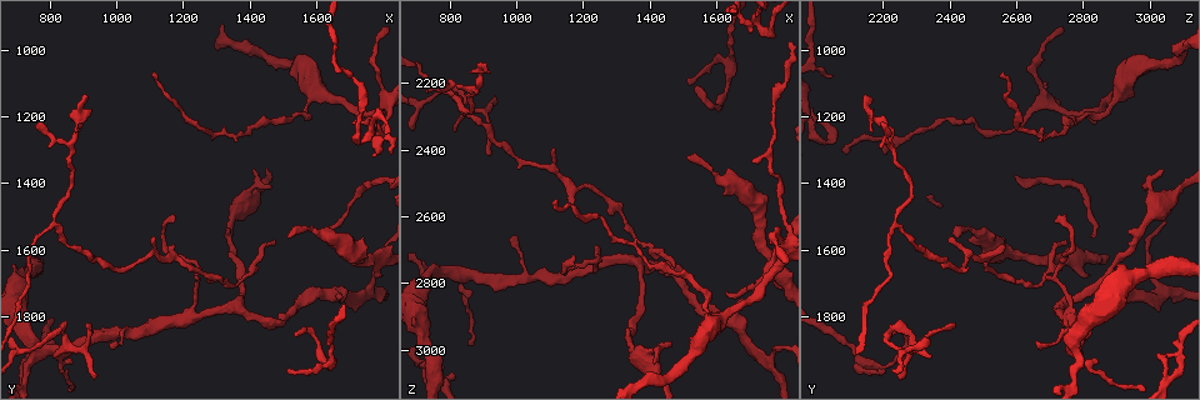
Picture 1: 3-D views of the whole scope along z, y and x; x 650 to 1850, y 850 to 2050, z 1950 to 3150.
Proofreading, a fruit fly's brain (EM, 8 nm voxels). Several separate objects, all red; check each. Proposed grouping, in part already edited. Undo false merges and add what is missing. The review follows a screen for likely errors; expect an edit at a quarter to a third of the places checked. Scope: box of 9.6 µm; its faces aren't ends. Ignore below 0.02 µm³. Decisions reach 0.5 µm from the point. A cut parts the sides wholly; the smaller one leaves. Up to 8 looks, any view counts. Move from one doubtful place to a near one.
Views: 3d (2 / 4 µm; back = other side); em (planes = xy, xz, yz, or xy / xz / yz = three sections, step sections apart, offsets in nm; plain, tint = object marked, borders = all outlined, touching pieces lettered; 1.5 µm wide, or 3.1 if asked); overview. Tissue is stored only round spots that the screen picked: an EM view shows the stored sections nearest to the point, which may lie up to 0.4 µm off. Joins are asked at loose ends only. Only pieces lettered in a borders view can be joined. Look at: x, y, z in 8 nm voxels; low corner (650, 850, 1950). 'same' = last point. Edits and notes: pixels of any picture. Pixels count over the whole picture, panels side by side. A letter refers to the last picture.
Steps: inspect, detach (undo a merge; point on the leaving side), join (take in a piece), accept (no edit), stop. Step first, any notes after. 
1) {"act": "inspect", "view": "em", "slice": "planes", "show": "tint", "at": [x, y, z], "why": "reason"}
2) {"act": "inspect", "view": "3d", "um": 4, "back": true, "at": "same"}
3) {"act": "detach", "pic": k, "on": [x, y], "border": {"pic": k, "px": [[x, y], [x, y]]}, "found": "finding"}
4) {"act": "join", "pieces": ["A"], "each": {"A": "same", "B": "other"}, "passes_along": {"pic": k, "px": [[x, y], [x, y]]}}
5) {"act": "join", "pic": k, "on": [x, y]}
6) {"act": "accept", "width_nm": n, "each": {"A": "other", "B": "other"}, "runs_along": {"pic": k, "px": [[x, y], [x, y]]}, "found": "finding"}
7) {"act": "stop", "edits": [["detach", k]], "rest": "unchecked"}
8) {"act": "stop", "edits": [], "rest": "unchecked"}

{"act": "inspect", "view": "em", "slice": "xz", "step": 4, "show": "borders", "at": [840, 1840, 2250], "why": "sharp bend"}

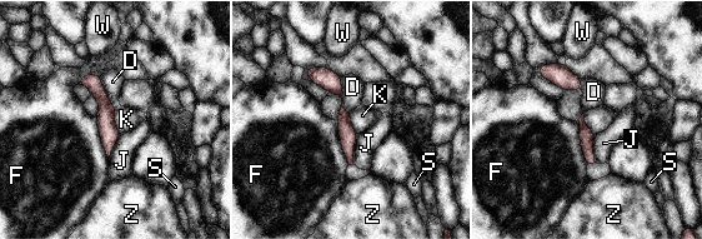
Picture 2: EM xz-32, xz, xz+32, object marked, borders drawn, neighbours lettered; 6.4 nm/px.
{"act": "inspect", "view": "em", "slice": "planes", "show": "borders", "at": "same", "why": "another direction"}

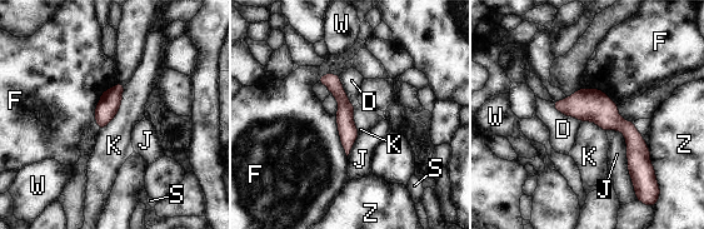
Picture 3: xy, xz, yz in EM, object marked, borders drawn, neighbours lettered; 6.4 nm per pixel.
{"act": "accept", "each": {"D": "other", "F": "other", "J": "other", "K": "other", "S": "other", "W": "other", "Z": "other"}, "border": {"pic": 3, "px": [[125, 85], [120, 109], [99, 130]]}, "found": "all the same neuron"}

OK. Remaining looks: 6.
{"act": "inspect", "view": "em", "slice": "planes", "show": "tint", "at": [1520, 1560, 2420], "why": "branch stops here"}

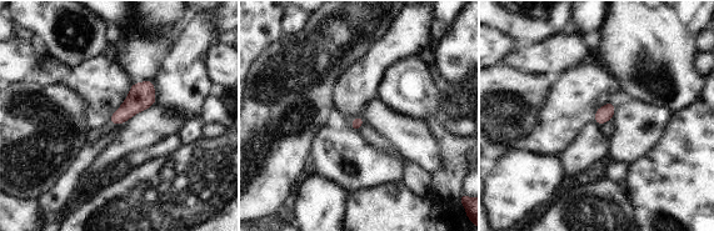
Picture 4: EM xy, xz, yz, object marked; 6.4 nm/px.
{"act": "inspect", "view": "em", "slice": "planes", "show": "borders", "at": "same"}

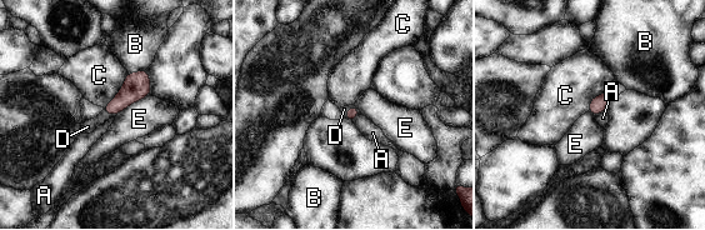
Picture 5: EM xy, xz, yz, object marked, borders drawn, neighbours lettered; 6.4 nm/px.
{"act": "join", "pieces": ["D"], "each": {"A": "other", "B": "other", "C": "other", "D": "same", "E": "other"}, "passes_along": {"pic": 5, "px": [[136, 85], [111, 114], [88, 126]]}, "found": "it goes on there"}

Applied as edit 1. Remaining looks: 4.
{"act": "inspect", "view": "overview"}

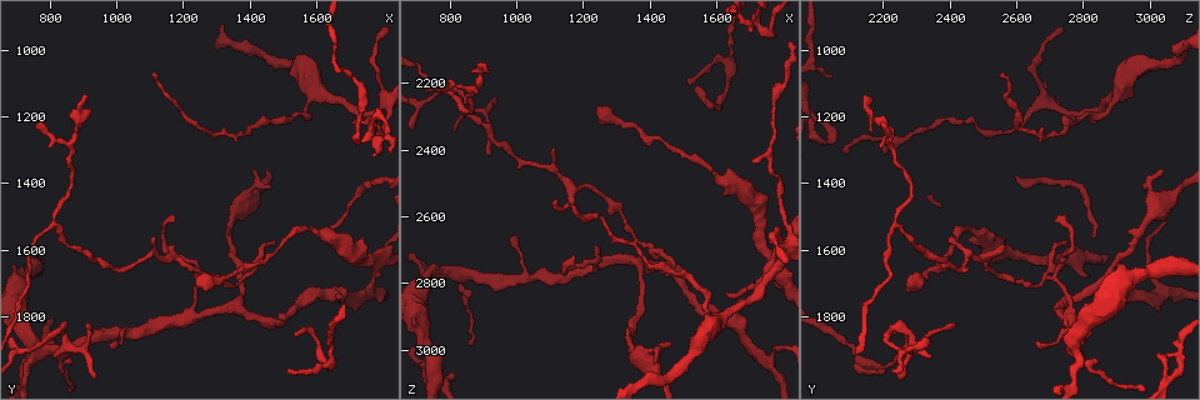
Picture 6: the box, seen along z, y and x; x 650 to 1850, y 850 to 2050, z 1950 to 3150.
{"act": "inspect", "view": "3d", "um": 2, "at": [1530, 1850, 2210], "why": "branch stops here"}

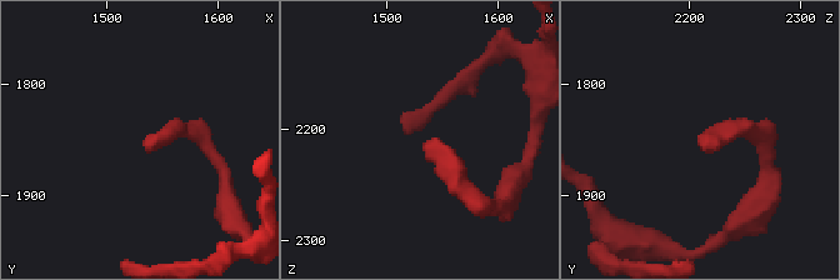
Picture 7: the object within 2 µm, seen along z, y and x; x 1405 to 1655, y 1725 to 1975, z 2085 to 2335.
{"act": "inspect", "view": "em", "slice": "xy", "step": 4, "show": "borders", "at": [1534, 1856, 2208]}

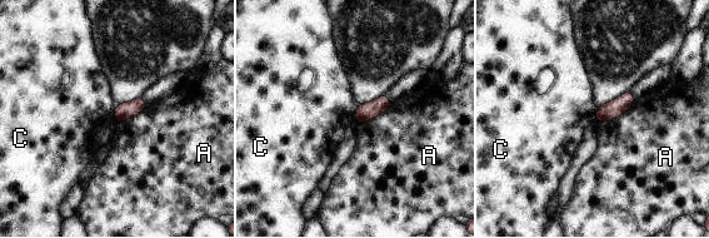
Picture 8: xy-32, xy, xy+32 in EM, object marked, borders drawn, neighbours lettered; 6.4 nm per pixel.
{"act": "accept", "longest_contact_nm": ["A", 300], "each": {"A": "other", "C": "other"}, "border": {"pic": 8, "px": [[358, 107], [355, 110], [357, 123]]}, "found": "none of them fits"}

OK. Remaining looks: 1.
{"act": "stop", "edits": [["join", 5]], "rest": "unchecked"}

